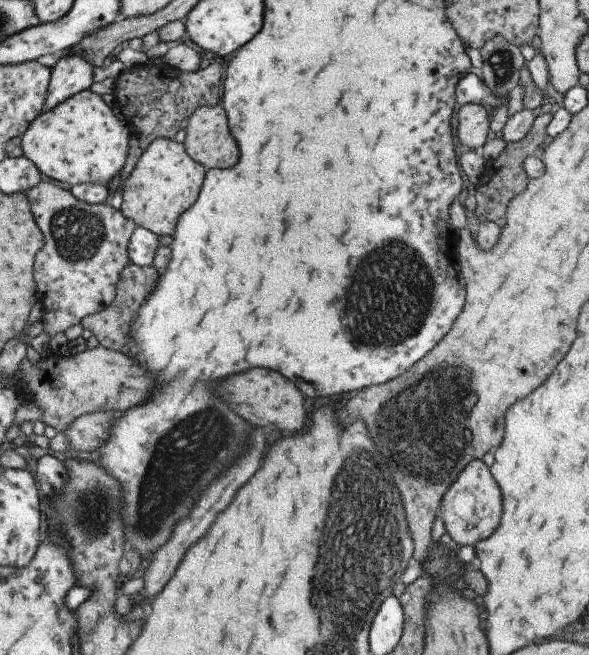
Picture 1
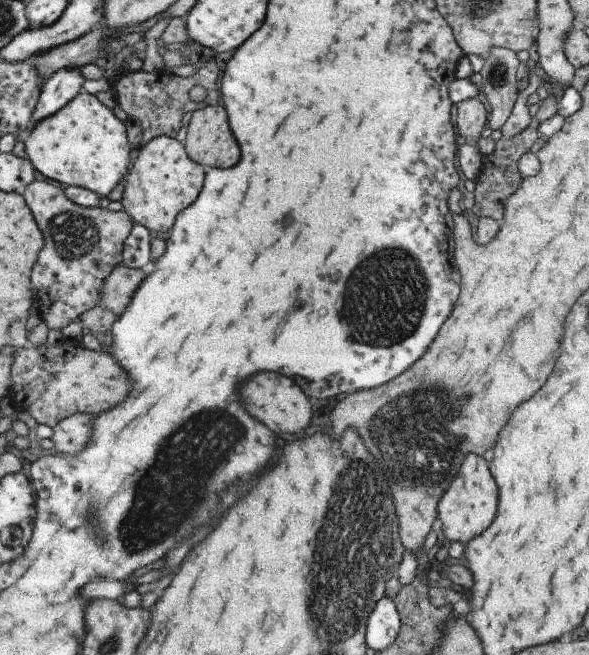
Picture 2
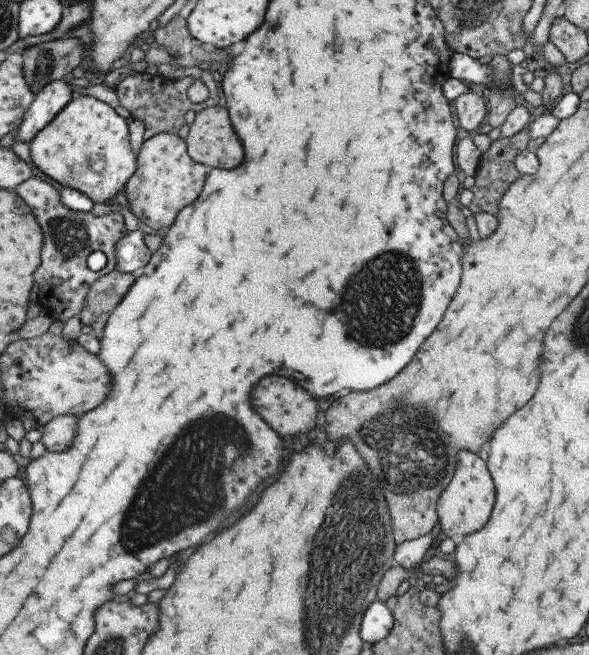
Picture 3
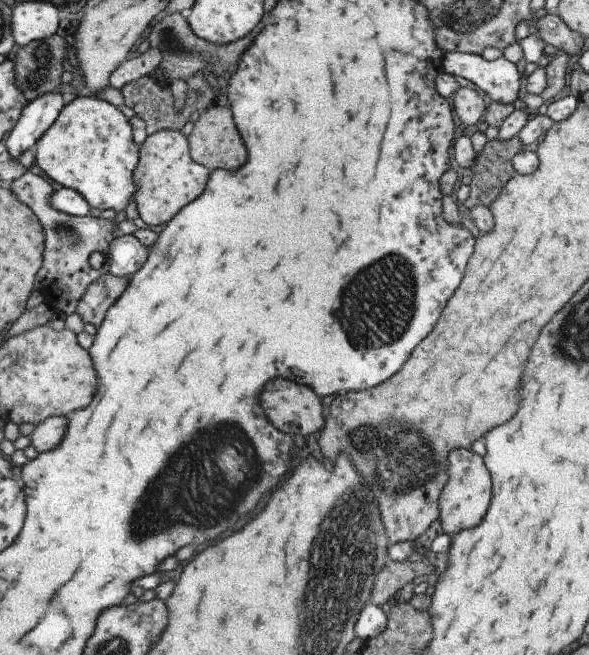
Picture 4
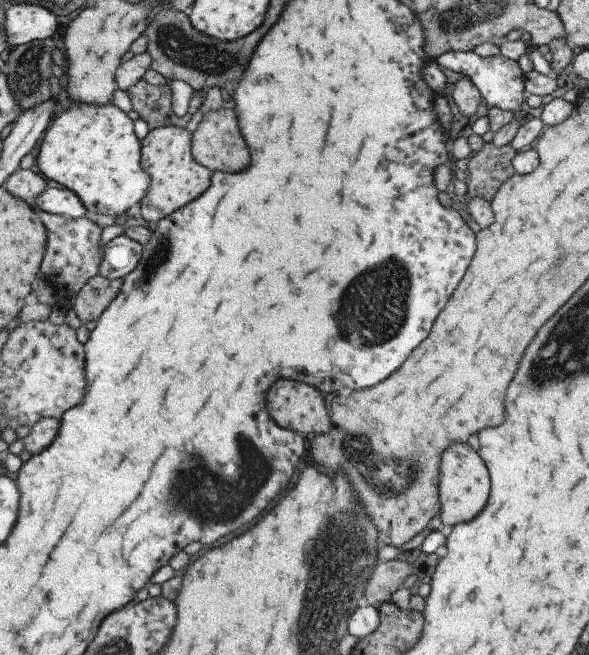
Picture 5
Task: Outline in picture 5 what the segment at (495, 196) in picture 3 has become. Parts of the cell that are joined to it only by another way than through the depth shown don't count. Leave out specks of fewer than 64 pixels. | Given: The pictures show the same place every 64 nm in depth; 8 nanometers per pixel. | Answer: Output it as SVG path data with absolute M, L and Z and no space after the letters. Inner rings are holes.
M490 141L462 163L468 177L464 196L466 203L473 197L491 202L503 181L514 173L512 158L515 153L509 143L496 147Z

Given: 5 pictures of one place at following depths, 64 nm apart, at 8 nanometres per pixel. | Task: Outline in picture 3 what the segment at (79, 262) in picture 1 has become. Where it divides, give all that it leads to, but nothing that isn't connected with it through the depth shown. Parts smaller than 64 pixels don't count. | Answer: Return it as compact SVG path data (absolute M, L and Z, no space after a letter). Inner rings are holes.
M29 177L20 182L13 191L31 209L42 232L41 262L33 272L33 282L39 290L39 304L45 315L52 320L65 323L69 318L78 316L85 305L90 286L116 266L116 244L127 233L123 217L117 211L94 216L91 211L77 212L69 210L60 201L58 192L49 182ZM94 250L105 254L106 263L98 271L91 271L85 260Z

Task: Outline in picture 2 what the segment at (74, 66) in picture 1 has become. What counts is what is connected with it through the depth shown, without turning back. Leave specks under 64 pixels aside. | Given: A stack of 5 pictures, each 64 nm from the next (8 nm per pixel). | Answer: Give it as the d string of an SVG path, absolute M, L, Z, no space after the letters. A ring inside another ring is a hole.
M63 67L49 75L40 88L40 95L30 119L29 130L41 119L56 113L77 93L81 92L81 86L86 79L81 75L80 68Z

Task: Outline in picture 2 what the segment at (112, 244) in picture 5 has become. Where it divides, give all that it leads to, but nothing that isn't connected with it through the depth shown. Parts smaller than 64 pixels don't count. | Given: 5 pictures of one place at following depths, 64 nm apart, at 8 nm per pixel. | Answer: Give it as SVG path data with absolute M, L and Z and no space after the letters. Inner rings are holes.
M134 225L130 229L121 251L121 265L140 269L150 260L150 240L149 231L141 225Z

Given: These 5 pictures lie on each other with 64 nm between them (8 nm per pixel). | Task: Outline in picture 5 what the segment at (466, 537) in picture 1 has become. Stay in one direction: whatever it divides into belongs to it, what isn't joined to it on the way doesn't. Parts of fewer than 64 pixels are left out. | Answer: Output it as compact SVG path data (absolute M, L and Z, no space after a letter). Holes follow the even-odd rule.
M450 444L441 454L438 470L439 518L447 530L459 522L469 522L485 506L489 496L489 476L485 464L467 444Z

